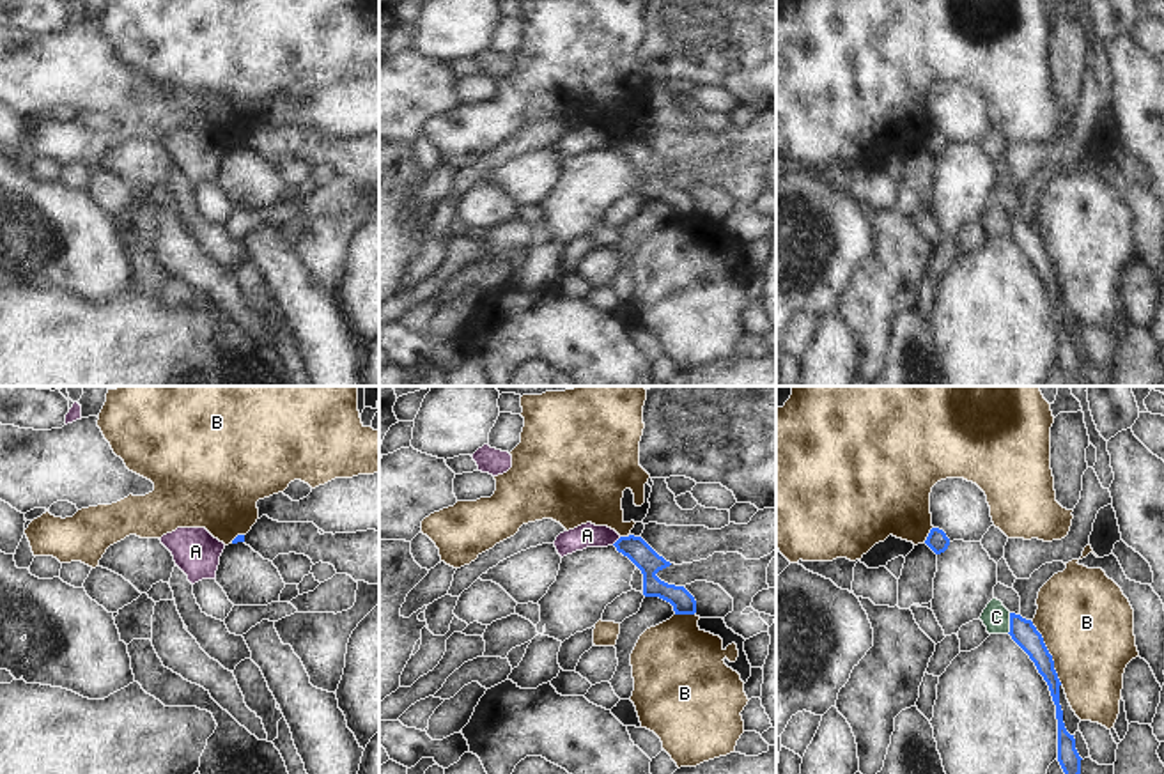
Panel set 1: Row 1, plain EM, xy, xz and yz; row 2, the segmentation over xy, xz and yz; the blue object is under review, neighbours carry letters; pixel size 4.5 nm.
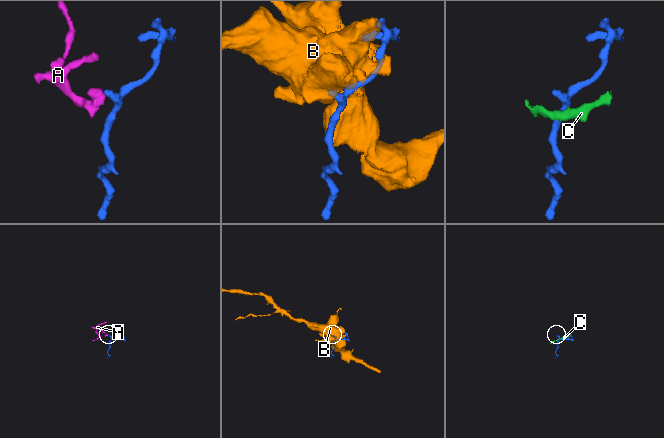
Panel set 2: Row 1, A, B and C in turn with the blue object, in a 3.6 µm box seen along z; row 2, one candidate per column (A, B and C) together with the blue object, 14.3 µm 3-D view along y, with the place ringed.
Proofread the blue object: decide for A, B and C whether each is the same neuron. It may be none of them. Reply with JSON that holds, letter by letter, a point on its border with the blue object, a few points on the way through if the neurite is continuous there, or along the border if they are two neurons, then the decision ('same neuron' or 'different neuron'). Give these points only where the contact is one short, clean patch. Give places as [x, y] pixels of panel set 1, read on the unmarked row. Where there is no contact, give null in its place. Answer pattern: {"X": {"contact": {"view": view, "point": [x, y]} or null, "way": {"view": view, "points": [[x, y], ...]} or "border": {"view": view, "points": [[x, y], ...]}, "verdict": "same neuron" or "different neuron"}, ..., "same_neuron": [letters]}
{"A": {"contact": {"view": "xz", "point": [617, 144]}, "border": {"view": "xz", "points": [[620, 140], [612, 147]]}, "verdict": "different neuron"}, "B": {"contact": {"view": "yz", "point": [1049, 257]}, "verdict": "different neuron"}, "C": {"contact": {"view": "yz", "point": [1010, 227]}, "border": {"view": "yz", "points": [[1010, 216], [1010, 232], [1007, 236]]}, "verdict": "different neuron"}, "same_neuron": []}

